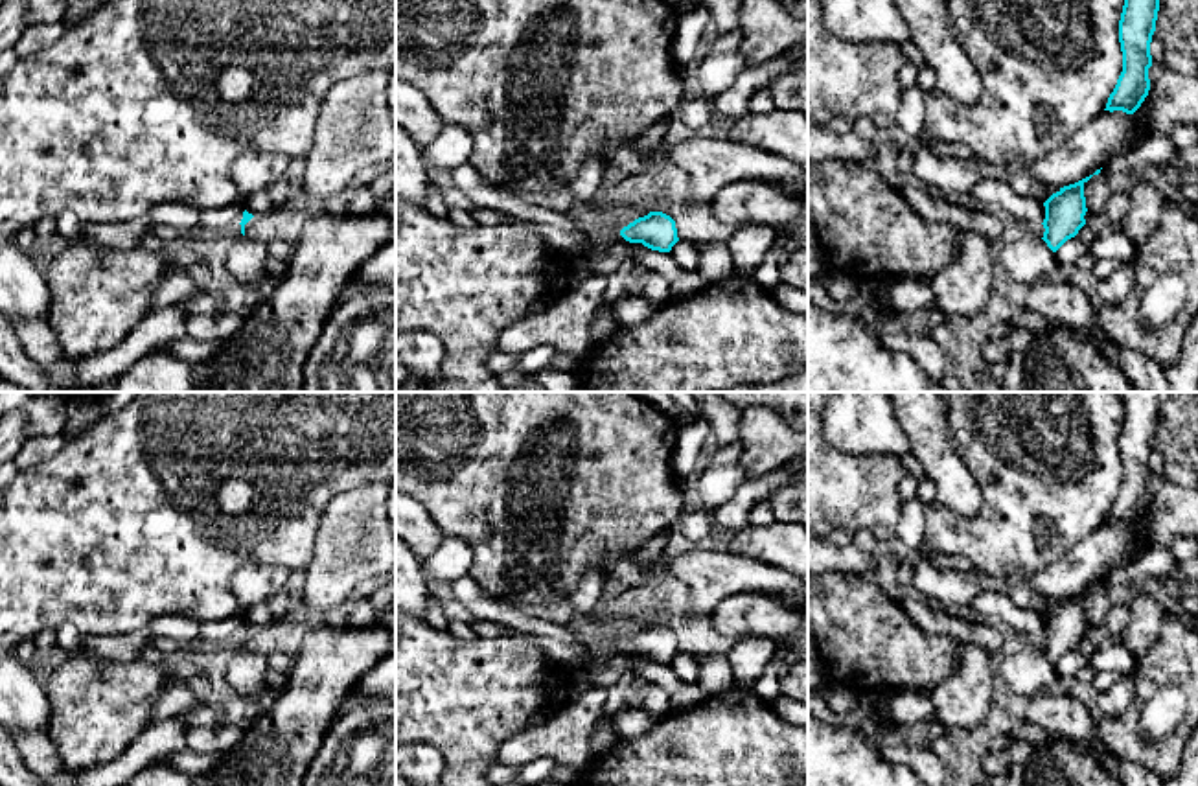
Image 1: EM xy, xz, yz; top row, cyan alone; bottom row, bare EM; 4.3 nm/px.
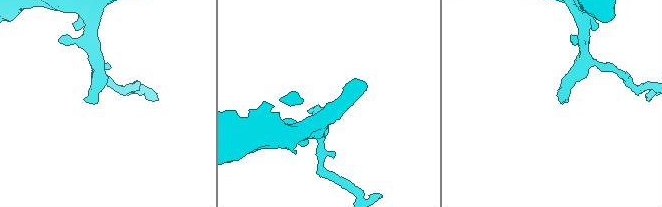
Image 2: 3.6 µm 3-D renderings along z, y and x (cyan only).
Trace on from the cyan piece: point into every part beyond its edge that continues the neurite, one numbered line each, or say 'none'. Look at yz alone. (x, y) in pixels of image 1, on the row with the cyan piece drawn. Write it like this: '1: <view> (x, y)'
1: yz (1029, 260)

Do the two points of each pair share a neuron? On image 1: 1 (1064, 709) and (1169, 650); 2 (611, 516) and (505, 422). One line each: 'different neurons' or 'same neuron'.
1: different neurons
2: same neuron

